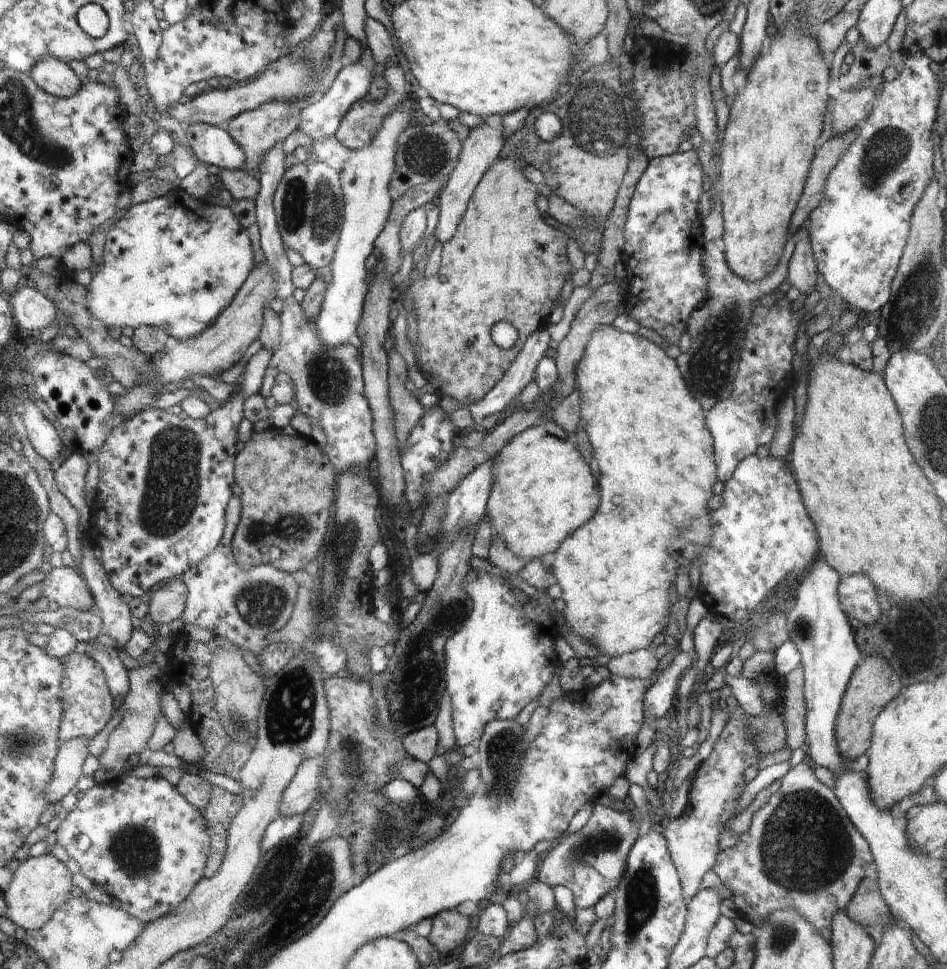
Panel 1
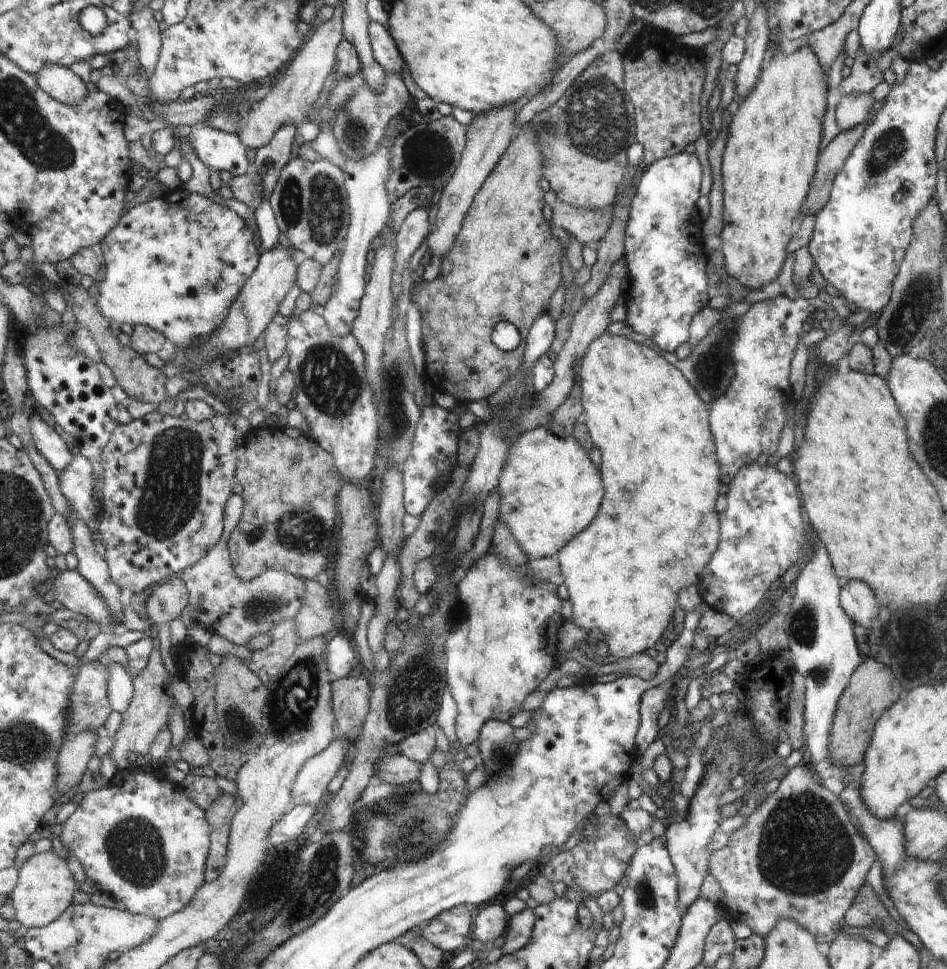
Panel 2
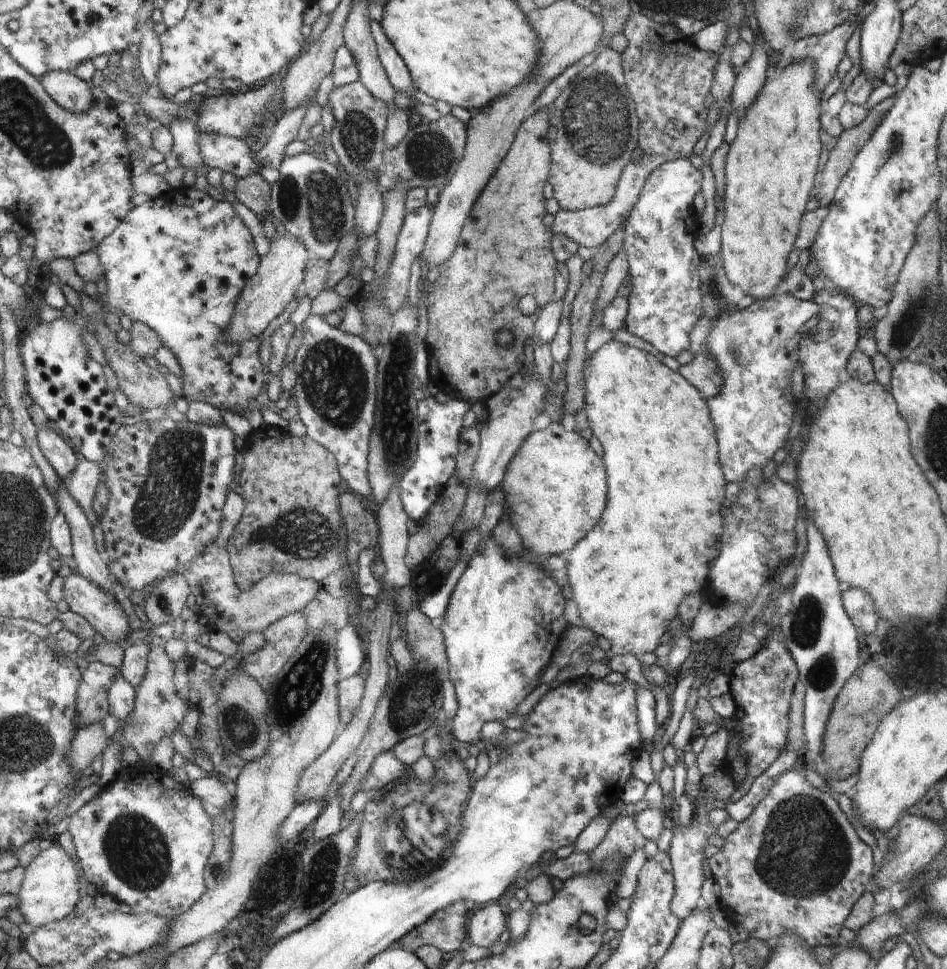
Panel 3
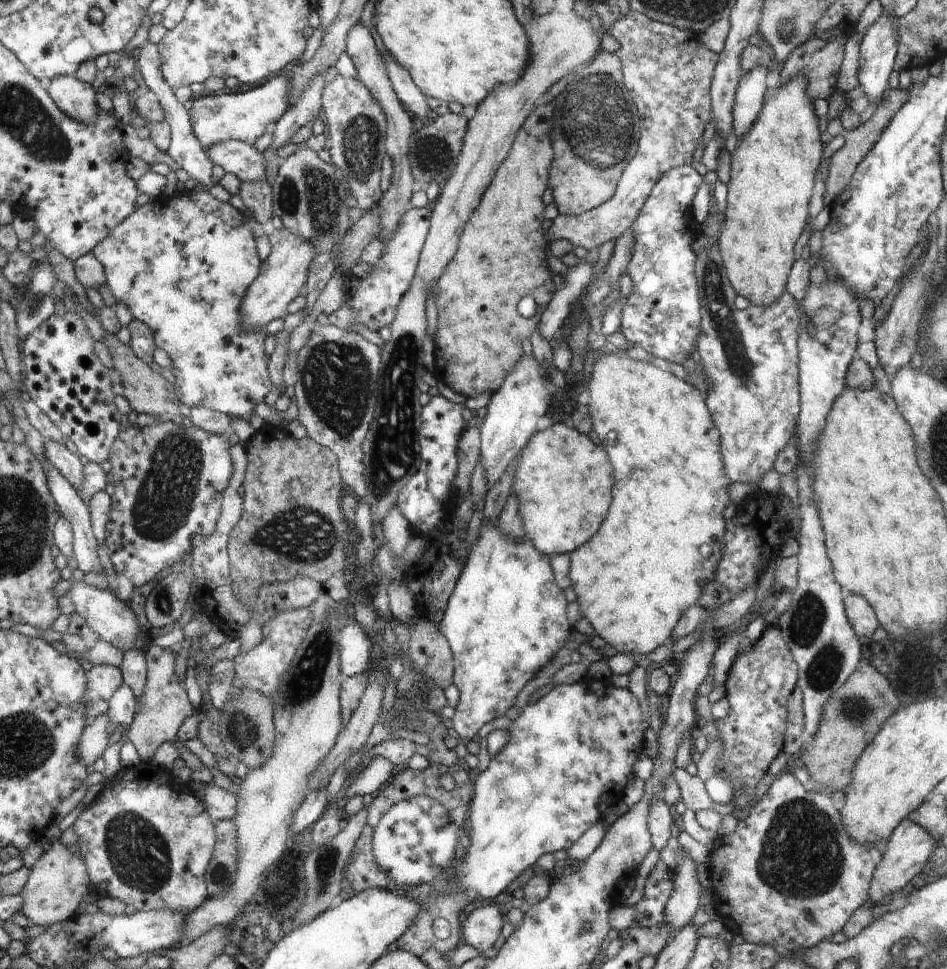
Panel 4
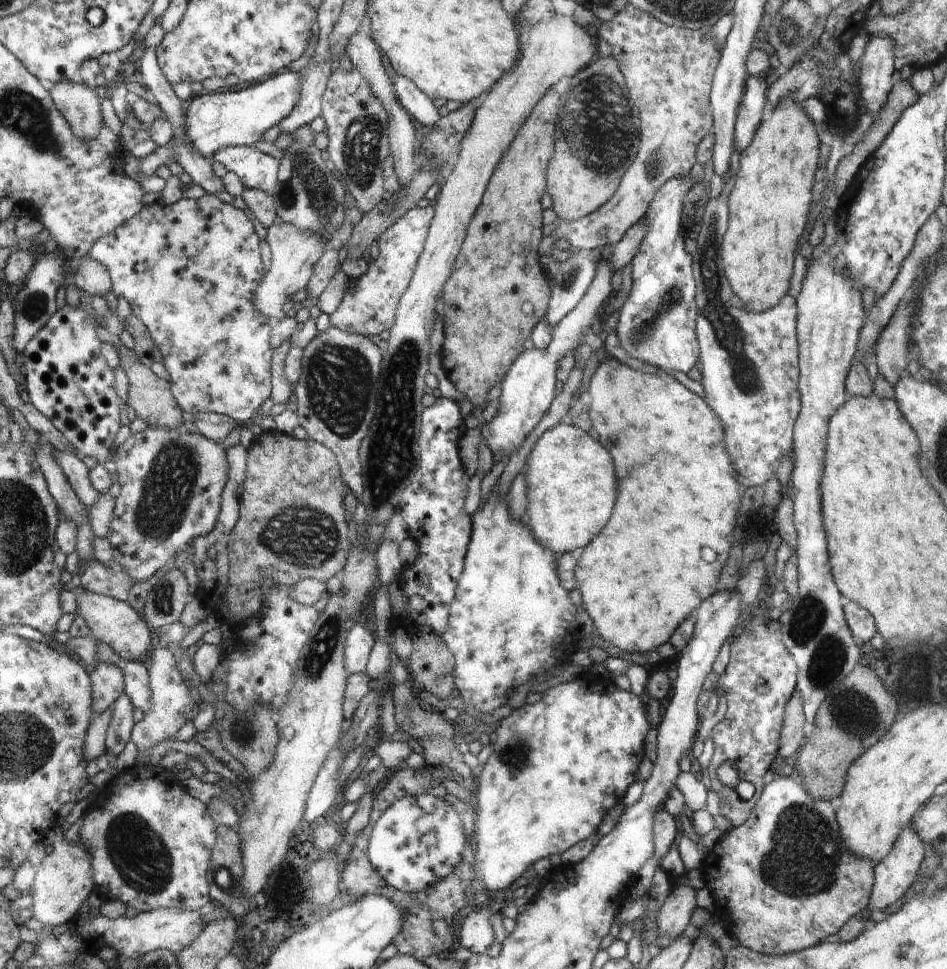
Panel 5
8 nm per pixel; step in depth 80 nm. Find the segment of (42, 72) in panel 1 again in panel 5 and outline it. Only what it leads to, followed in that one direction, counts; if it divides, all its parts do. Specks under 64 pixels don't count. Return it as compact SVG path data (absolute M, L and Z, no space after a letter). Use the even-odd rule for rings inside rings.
M64 81L58 83L51 93L81 139L90 141L99 136L104 120L100 114L100 100L94 94L94 89L85 83Z

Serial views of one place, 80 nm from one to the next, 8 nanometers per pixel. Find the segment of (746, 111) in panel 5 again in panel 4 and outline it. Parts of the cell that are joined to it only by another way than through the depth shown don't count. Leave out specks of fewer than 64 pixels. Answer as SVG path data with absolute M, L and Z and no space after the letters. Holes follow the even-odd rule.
M762 64L753 68L739 80L733 106L733 128L738 140L751 131L763 107L764 96L770 90L766 87L766 67L766 64Z

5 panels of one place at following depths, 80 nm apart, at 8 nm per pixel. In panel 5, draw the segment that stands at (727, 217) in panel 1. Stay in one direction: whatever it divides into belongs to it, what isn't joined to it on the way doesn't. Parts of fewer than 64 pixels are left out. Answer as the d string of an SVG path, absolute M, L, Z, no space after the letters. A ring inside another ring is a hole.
M782 99L772 117L761 122L750 146L740 155L738 177L729 198L729 225L723 236L722 256L725 275L733 294L742 302L742 309L755 313L774 309L786 297L796 242L802 236L812 204L812 186L818 162L820 142L814 124L792 99Z

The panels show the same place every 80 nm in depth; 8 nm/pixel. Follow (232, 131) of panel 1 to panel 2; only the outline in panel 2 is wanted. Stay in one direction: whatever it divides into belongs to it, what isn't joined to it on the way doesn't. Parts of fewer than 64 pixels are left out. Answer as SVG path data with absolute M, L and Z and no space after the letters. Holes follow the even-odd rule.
M339 2L335 6L331 20L314 26L312 38L304 44L304 48L298 52L286 71L279 75L270 92L252 106L245 119L239 120L239 130L236 135L244 146L260 148L262 145L268 145L284 125L298 126L307 120L308 110L314 106L326 76L334 68L334 52L342 40L342 9L342 3Z

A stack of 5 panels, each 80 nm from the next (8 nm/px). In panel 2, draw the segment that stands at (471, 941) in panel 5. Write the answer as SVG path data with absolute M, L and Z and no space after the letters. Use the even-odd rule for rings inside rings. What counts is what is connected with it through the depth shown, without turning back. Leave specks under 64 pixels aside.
M487 903L480 907L479 914L474 920L474 931L471 938L484 943L490 943L506 932L506 912L502 904Z

